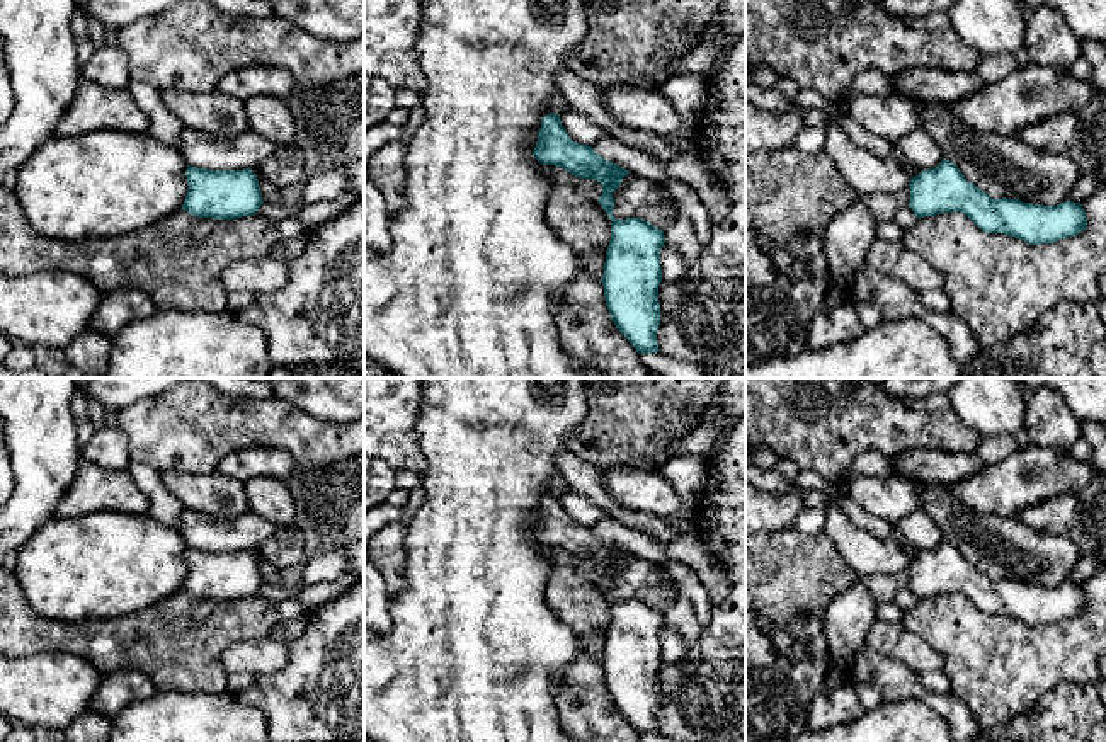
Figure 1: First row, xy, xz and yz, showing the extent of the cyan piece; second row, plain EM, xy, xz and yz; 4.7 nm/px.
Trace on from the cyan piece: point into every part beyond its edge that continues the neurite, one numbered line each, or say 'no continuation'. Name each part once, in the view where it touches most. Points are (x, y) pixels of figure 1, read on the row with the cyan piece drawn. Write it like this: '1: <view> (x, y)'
no continuation

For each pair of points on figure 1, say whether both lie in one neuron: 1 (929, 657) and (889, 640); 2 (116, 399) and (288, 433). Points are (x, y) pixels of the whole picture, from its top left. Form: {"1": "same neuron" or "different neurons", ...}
{"1": "same neuron", "2": "different neurons"}

